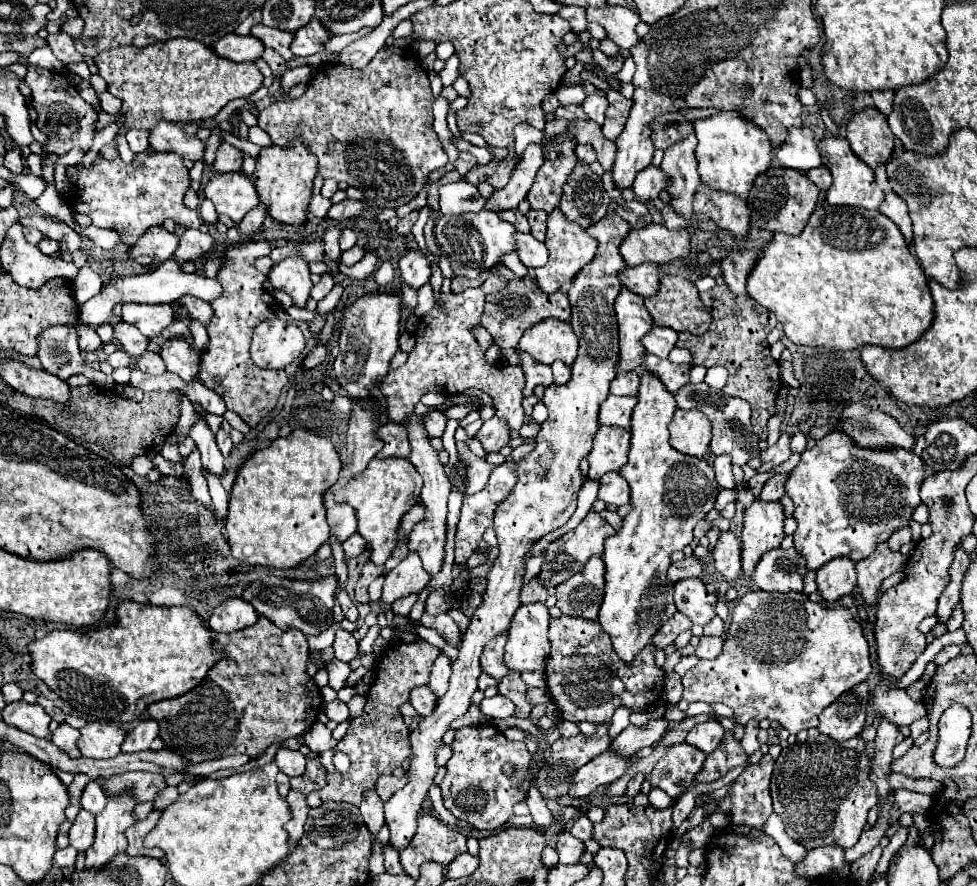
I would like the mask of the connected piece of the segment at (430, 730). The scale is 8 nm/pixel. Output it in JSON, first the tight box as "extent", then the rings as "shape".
{"extent":[386,216,632,850],"shape":[[[606,216],[586,232],[598,240],[598,252],[594,260],[584,266],[578,276],[572,280],[568,290],[568,300],[572,304],[572,328],[580,338],[578,358],[572,364],[572,380],[564,386],[548,386],[544,392],[544,404],[550,412],[548,420],[542,424],[542,430],[534,438],[536,448],[518,462],[518,484],[514,492],[500,504],[494,514],[494,530],[498,538],[498,558],[494,560],[490,572],[486,574],[486,592],[482,596],[482,604],[470,618],[470,624],[460,642],[460,654],[452,662],[452,676],[448,692],[438,700],[438,706],[430,718],[418,726],[416,732],[410,734],[410,744],[414,752],[414,760],[410,766],[410,782],[400,788],[386,804],[386,824],[390,828],[388,846],[394,850],[404,850],[416,834],[416,820],[420,814],[422,800],[432,786],[432,778],[436,774],[436,748],[442,746],[442,736],[448,730],[448,724],[454,718],[466,714],[470,706],[472,694],[478,690],[480,670],[480,654],[494,636],[508,630],[514,612],[520,606],[520,590],[522,578],[526,572],[526,556],[534,548],[534,544],[564,526],[576,510],[576,496],[584,484],[584,476],[578,468],[578,462],[588,456],[592,448],[594,434],[598,430],[598,410],[600,404],[608,396],[608,386],[616,378],[616,362],[618,362],[618,326],[614,318],[614,300],[620,294],[620,278],[618,274],[626,268],[618,246],[626,238],[632,226],[620,216]]]}

